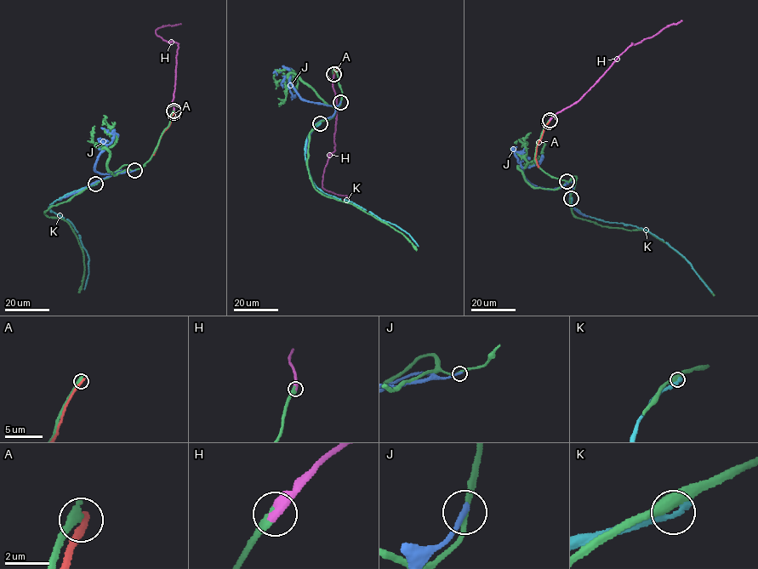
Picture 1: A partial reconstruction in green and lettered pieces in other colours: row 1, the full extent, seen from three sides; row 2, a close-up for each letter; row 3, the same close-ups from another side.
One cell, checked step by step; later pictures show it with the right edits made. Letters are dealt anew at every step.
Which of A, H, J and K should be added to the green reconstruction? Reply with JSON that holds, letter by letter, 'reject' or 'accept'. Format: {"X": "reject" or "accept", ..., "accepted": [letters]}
{"A": "reject", "H": "accept", "J": "reject", "K": "reject", "accepted": ["H"]}

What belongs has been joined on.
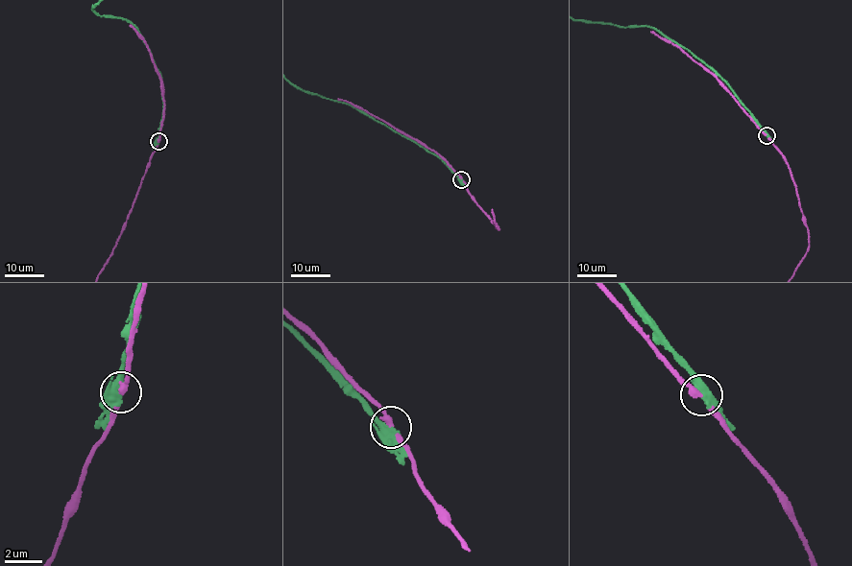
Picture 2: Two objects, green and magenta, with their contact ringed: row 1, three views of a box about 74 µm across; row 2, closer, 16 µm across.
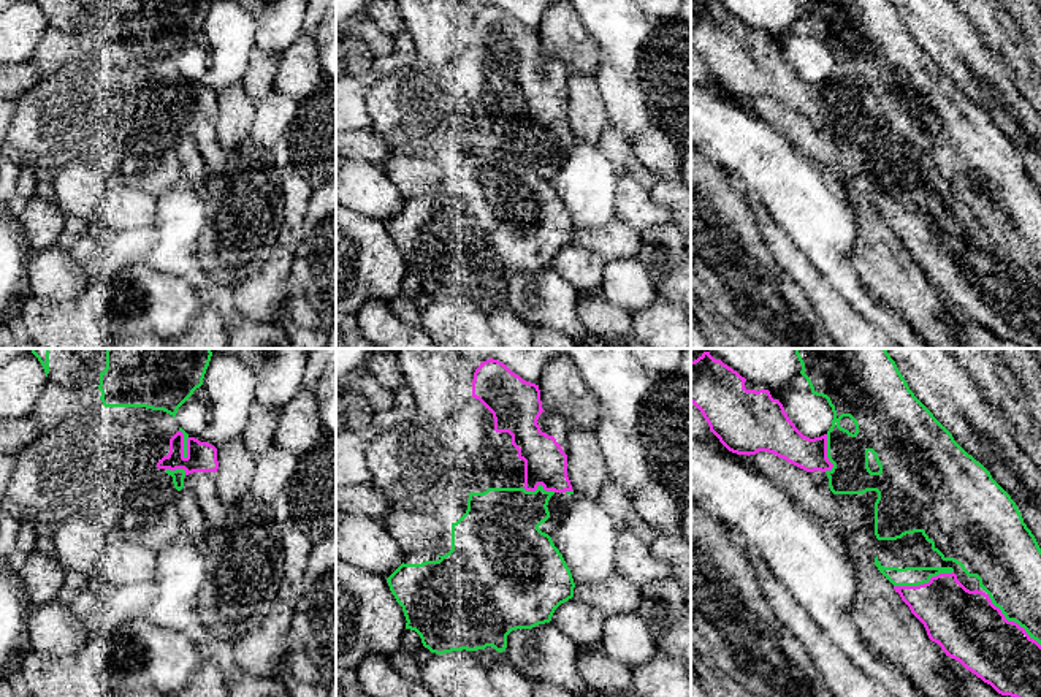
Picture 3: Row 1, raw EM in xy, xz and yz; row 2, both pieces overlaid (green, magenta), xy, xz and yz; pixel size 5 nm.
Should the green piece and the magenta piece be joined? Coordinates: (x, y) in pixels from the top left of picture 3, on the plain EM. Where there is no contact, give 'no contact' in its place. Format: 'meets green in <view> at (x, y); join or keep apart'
meets green in yz at (1011, 265); keep apart

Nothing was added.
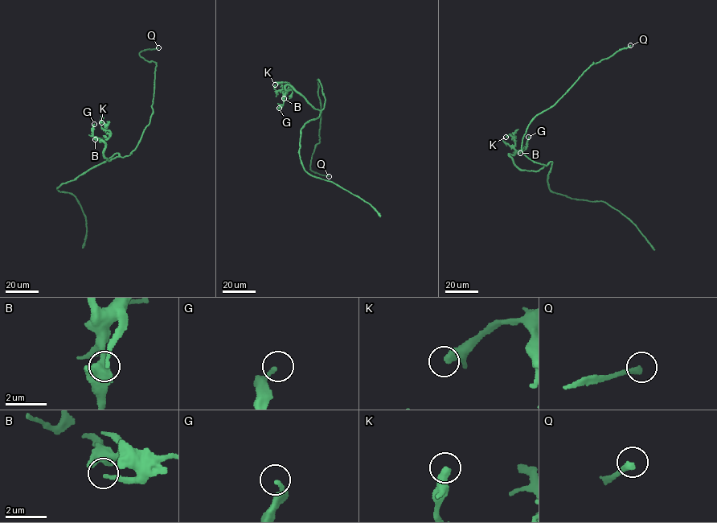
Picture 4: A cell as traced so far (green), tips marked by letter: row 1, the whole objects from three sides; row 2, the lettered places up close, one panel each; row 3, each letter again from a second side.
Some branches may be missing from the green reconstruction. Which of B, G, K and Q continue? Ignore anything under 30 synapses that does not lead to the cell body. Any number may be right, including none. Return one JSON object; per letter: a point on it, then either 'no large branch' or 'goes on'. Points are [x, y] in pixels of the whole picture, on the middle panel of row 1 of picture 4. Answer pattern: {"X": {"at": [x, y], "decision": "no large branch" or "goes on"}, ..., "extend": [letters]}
{"B": {"at": [284, 98], "decision": "no large branch"}, "G": {"at": [279, 108], "decision": "no large branch"}, "K": {"at": [275, 84], "decision": "no large branch"}, "Q": {"at": [329, 176], "decision": "goes on"}, "extend": ["Q"]}

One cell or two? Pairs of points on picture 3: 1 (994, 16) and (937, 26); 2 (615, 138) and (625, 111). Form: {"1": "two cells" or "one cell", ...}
{"1": "two cells", "2": "two cells"}

